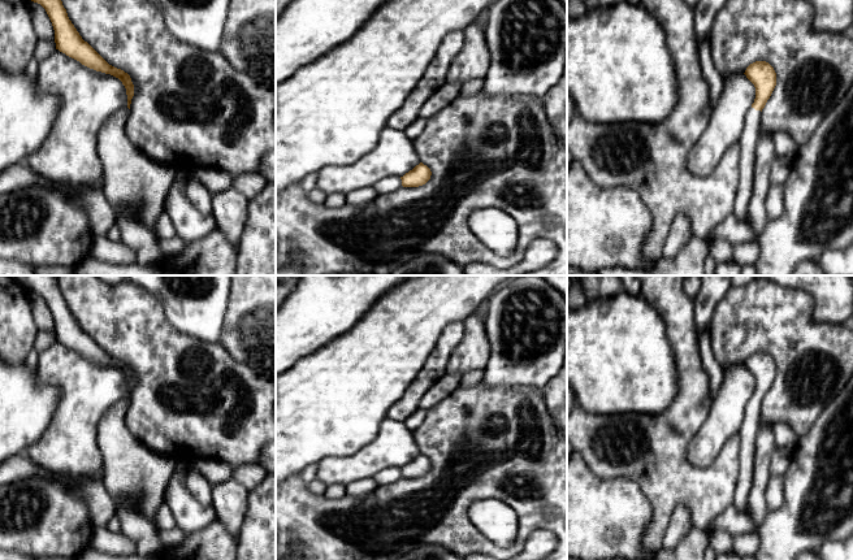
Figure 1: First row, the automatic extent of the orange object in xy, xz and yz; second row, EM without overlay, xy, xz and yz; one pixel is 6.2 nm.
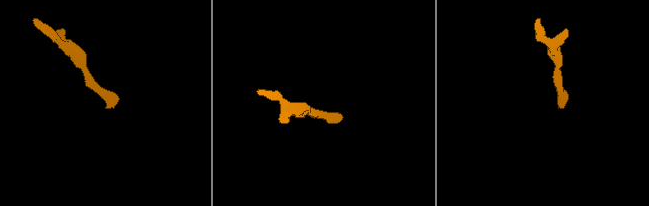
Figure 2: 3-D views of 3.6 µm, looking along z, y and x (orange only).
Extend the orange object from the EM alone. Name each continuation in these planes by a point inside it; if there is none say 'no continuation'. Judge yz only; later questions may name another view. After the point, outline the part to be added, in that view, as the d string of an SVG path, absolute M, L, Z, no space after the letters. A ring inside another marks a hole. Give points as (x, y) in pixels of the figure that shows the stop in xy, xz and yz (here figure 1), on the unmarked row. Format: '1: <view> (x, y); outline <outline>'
1: yz (752, 421); outline M749 399L745 407L745 416L740 427L740 470L733 507L742 512L748 505L748 498L753 486L753 464L755 452L755 437L762 424L761 401Z

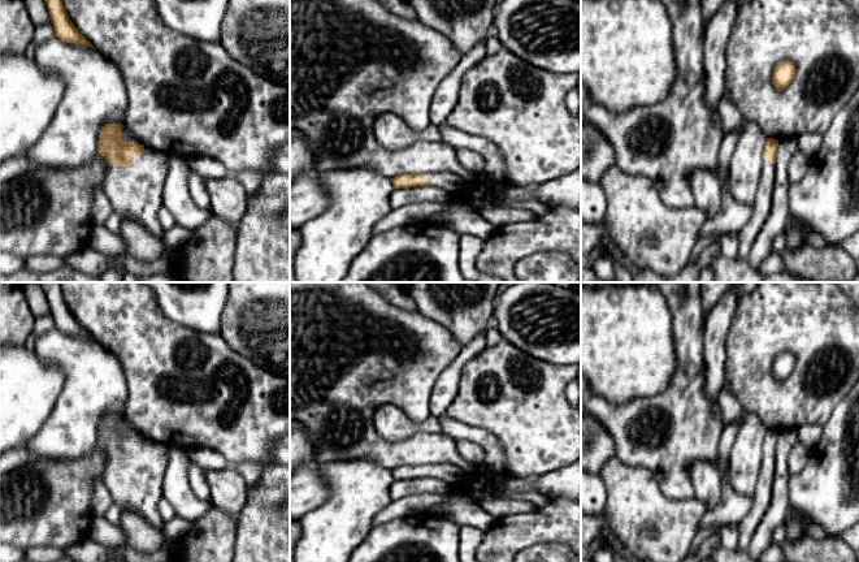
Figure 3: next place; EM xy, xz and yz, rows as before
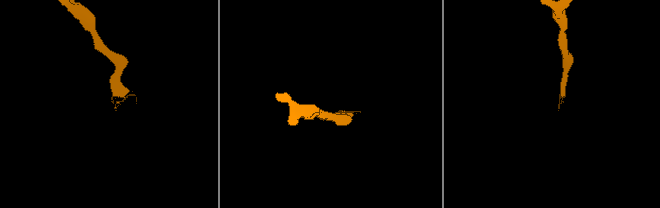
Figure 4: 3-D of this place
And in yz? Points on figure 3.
1: yz (762, 497); outline M763 450L763 463L759 471L759 479L749 514L737 524L738 528L738 552L746 552L751 539L760 524L769 502L772 500L772 483L775 480L776 455Z

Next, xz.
1: xz (450, 474); outline M425 464L429 477L441 479L447 484L455 484L461 476L463 471L454 464Z

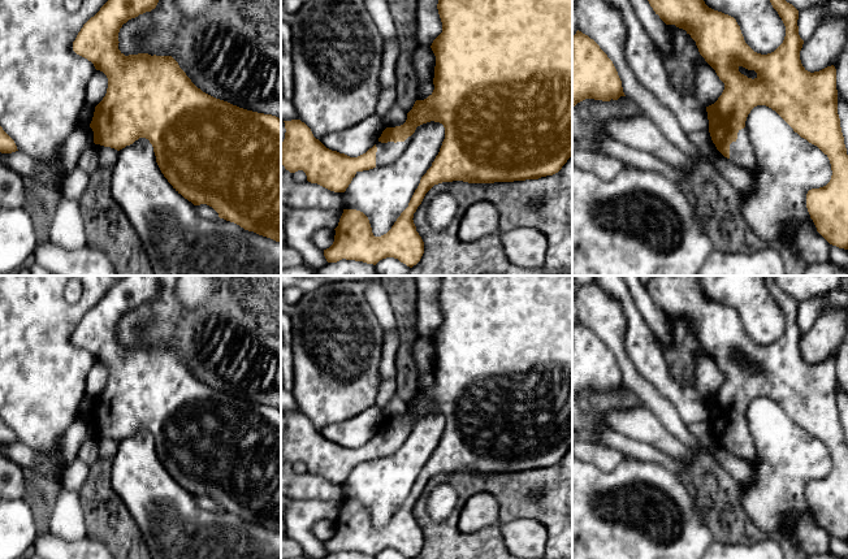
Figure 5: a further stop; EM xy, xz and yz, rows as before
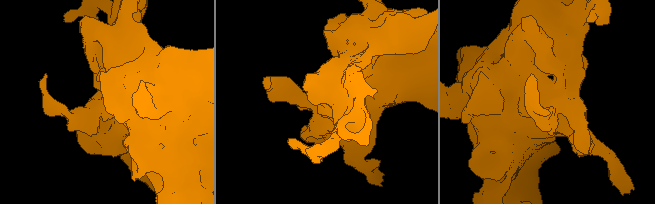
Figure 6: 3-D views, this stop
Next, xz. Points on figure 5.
1: xz (386, 445); outline M412 426L408 428L404 433L397 433L397 434L394 433L381 434L377 432L376 459L389 456L397 452L407 439L411 429Z

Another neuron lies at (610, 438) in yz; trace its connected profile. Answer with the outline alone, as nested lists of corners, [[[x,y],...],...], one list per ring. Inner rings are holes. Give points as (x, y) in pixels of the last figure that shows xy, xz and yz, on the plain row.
[[[602,428],[601,439],[598,441],[606,447],[613,447],[627,456],[632,456],[645,462],[653,462],[663,465],[665,468],[679,476],[683,472],[683,463],[676,458],[672,458],[661,450],[653,447],[646,442],[640,442],[628,438],[613,429]]]

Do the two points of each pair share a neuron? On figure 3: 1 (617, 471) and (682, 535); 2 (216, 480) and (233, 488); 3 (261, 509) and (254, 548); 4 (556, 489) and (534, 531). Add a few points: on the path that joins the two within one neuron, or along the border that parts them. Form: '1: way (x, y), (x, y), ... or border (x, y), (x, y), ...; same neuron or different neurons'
1: way (633, 487), (667, 521); same neuron
2: way (220, 481), (229, 488); same neuron
3: way (261, 518), (261, 539); same neuron
4: border (567, 497), (550, 500); different neurons

